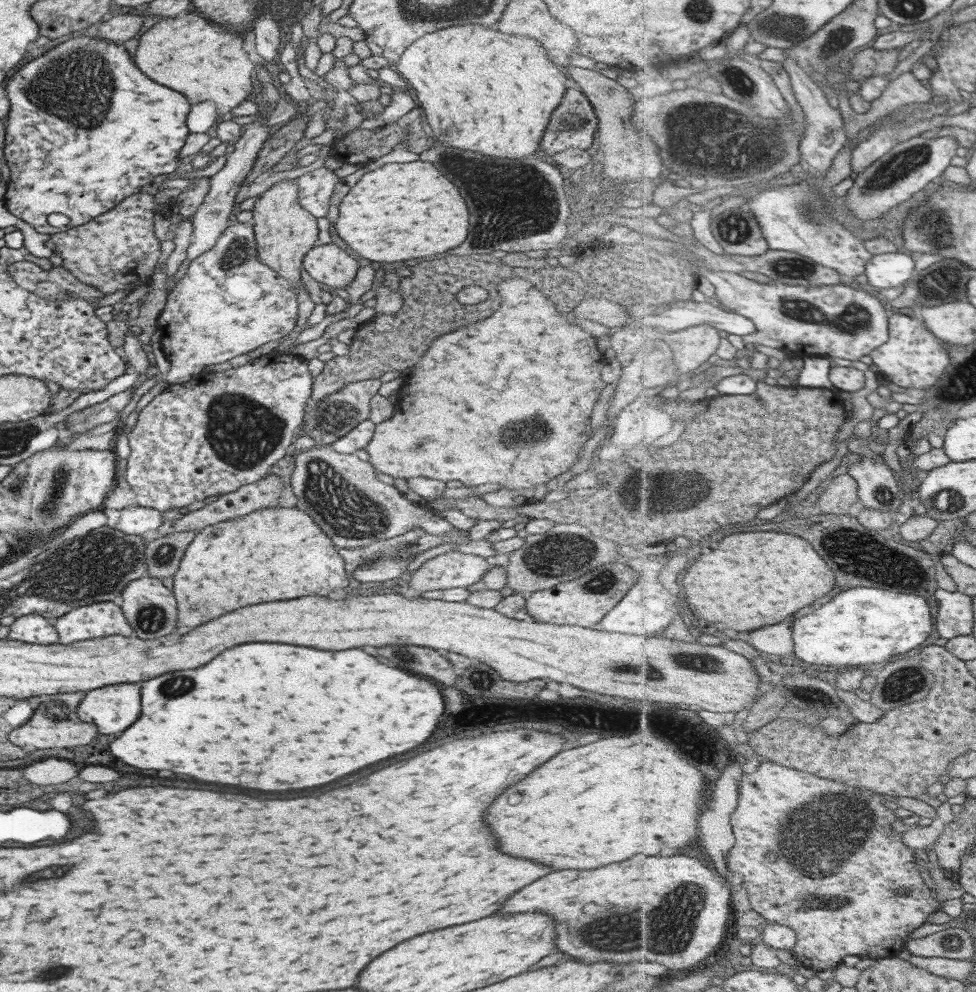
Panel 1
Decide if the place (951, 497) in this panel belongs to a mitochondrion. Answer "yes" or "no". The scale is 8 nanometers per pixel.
yes

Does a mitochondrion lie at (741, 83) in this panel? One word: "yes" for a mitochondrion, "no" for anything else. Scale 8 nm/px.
yes

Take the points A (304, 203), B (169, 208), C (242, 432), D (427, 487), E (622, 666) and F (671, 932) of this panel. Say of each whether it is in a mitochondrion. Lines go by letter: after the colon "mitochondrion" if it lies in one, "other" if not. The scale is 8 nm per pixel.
A: other
B: other
C: mitochondrion
D: other
E: mitochondrion
F: mitochondrion

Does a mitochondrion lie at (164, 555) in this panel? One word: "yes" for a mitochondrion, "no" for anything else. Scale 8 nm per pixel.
yes

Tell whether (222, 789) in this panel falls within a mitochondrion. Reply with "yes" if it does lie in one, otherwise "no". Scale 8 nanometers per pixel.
no

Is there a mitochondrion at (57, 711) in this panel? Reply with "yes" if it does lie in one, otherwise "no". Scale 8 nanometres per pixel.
yes

